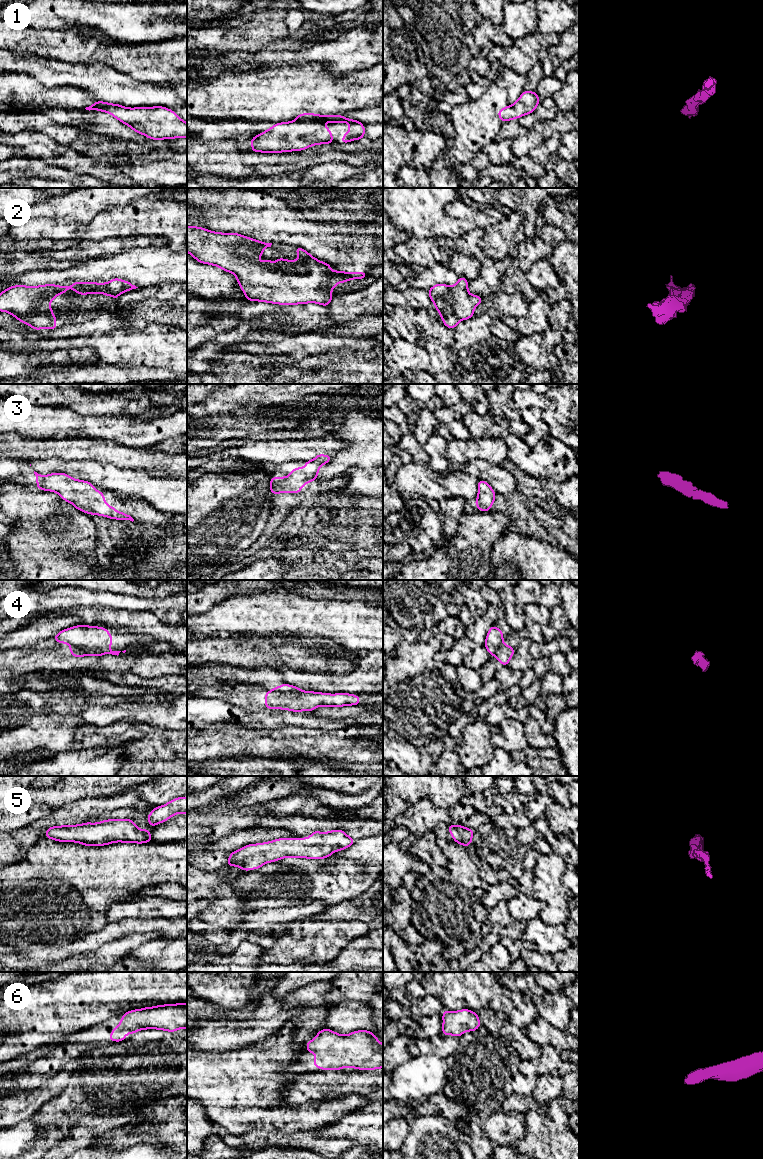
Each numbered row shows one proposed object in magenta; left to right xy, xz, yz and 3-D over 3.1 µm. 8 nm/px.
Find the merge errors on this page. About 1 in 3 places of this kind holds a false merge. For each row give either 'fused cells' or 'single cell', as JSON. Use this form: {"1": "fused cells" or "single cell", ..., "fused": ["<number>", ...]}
{"1": "single cell", "2": "single cell", "3": "single cell", "4": "fused cells", "5": "single cell", "6": "single cell", "fused": ["4"]}

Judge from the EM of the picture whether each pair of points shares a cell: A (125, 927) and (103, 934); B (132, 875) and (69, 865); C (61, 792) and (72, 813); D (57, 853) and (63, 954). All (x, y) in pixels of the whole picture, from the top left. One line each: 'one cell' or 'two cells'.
A: one cell
B: one cell
C: two cells
D: two cells

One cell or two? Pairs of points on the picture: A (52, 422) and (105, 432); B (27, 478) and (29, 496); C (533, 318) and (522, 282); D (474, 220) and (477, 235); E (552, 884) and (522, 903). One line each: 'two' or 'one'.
A: one
B: two
C: one
D: two
E: two

